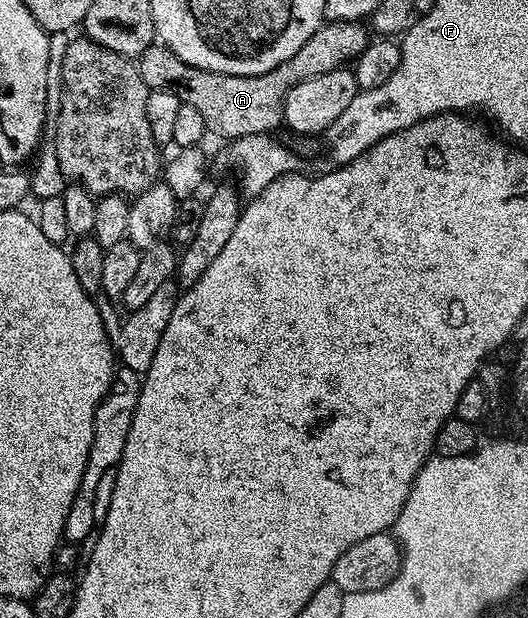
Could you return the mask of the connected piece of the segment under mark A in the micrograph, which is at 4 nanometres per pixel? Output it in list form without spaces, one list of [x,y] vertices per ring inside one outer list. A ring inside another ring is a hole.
[[[329,21],[299,49],[287,57],[283,65],[275,65],[267,73],[258,75],[224,75],[222,71],[204,71],[179,61],[164,45],[154,45],[139,57],[143,81],[154,91],[174,91],[182,103],[192,105],[203,116],[205,130],[210,136],[218,135],[224,141],[237,140],[248,134],[270,134],[282,126],[285,118],[285,98],[299,81],[320,77],[331,69],[352,64],[367,49],[371,31],[361,21]],[[366,27],[366,28],[365,28]]]

